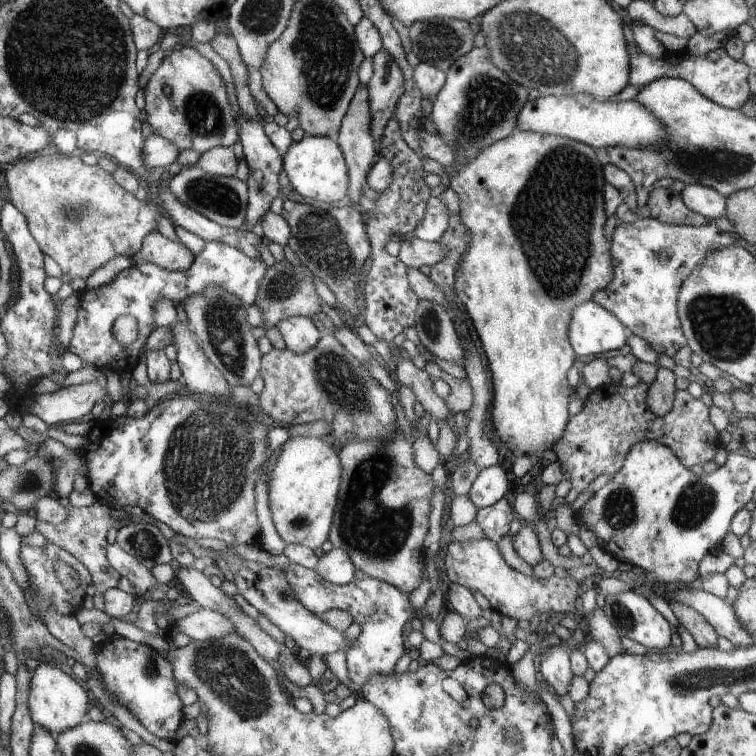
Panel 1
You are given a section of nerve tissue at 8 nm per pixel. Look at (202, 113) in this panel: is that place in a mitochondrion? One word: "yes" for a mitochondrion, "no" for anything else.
yes

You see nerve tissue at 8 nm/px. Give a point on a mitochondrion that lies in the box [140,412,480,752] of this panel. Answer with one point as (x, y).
(368, 527)

